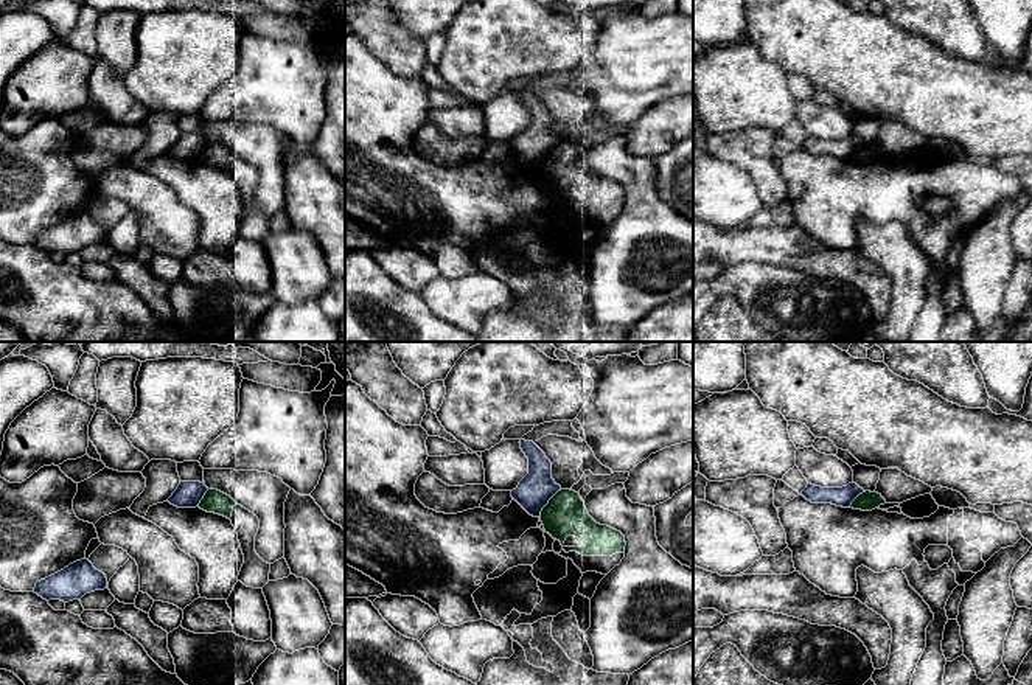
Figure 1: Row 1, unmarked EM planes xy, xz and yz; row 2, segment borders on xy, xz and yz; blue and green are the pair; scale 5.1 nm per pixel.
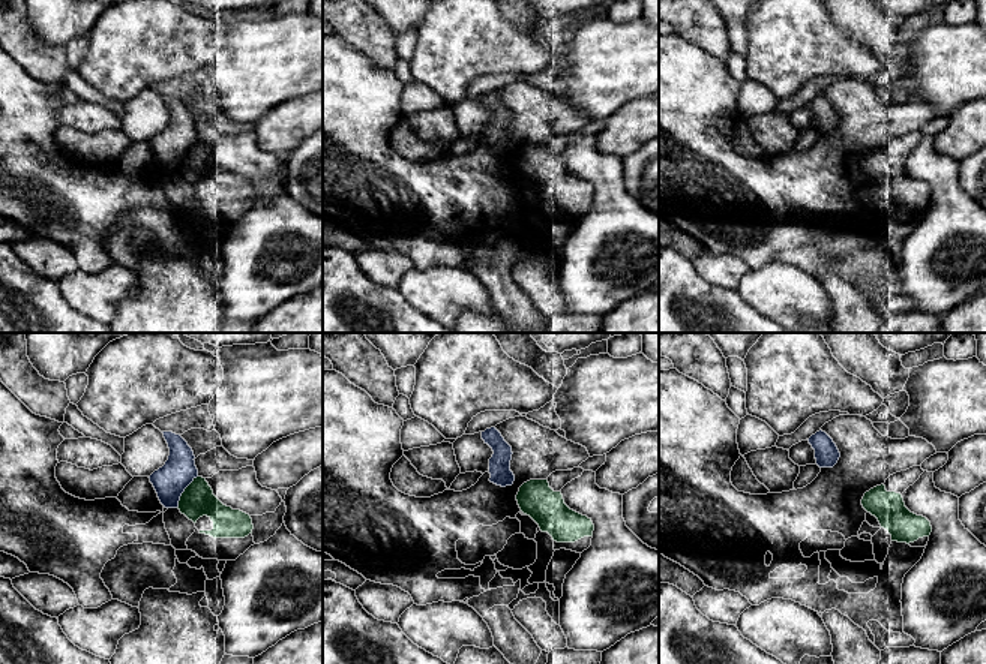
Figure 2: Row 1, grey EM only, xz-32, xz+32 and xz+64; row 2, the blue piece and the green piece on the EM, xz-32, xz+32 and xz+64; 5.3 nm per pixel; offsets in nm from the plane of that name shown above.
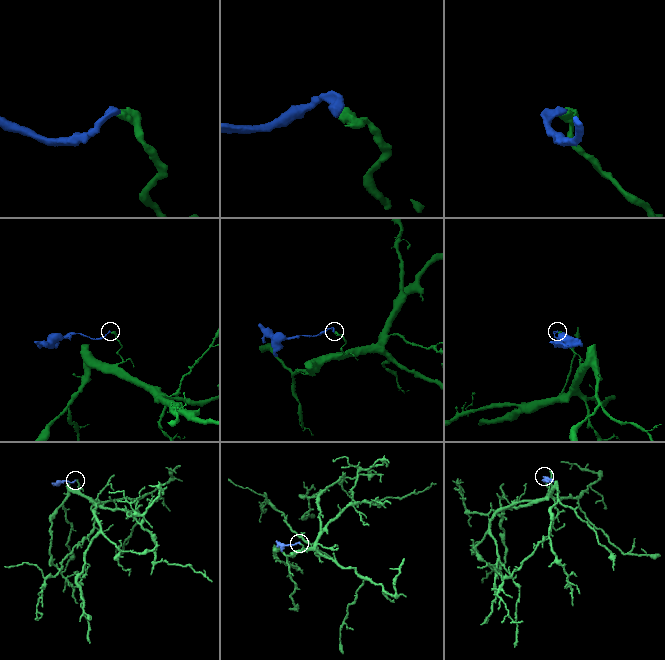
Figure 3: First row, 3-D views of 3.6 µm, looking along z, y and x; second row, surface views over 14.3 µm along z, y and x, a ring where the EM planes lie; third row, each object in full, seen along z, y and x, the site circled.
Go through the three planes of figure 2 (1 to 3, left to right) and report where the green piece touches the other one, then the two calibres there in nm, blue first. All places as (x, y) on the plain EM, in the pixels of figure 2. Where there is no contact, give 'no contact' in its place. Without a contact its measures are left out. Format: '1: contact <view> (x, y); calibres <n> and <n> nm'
1: contact xz-32 (183, 155); calibres 180 and 170 nm
2: no contact
3: no contact

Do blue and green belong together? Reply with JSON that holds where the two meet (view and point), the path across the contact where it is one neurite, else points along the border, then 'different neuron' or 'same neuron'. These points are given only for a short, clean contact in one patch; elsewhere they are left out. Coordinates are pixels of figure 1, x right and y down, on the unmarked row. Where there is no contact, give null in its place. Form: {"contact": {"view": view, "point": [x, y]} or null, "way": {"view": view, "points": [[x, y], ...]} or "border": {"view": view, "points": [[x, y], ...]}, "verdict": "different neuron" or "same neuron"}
{"contact": {"view": "xz", "point": [547, 154]}, "border": {"view": "xz", "points": [[561, 142], [543, 160], [540, 170]]}, "verdict": "different neuron"}

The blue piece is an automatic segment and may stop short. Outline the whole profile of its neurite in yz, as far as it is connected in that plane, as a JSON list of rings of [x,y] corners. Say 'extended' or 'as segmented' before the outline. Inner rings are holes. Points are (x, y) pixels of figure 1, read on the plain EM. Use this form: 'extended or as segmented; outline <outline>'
as segmented; outline [[[853,134],[842,140],[821,140],[808,135],[800,148],[811,155],[832,155],[836,158],[850,160],[852,154],[863,144],[866,143]]]

